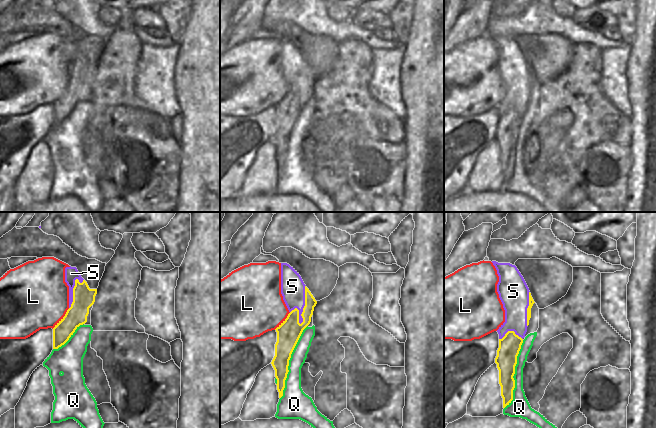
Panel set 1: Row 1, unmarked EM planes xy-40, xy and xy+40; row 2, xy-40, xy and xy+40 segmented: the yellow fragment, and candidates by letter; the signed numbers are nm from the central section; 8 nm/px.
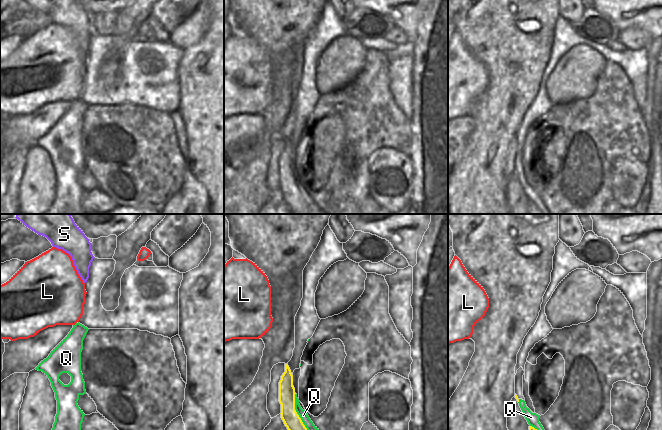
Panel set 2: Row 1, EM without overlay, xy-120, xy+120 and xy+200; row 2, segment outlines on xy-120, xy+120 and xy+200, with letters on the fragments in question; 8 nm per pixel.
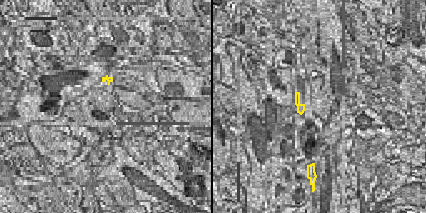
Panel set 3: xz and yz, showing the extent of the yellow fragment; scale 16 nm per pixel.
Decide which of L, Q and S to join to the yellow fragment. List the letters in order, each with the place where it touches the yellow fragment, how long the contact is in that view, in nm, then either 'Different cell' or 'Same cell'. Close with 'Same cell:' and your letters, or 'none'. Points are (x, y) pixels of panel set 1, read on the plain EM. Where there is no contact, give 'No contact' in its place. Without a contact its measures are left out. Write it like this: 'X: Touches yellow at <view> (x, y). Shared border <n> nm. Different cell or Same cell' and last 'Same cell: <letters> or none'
L: Touches yellow at xy-40 (63, 94). Shared border 220 nm. Different cell
Q: Touches yellow at xy (288, 138). Shared border 650 nm. Different cell
S: Touches yellow at xy (305, 81). Shared border 320 nm. Different cell
Same cell: none.

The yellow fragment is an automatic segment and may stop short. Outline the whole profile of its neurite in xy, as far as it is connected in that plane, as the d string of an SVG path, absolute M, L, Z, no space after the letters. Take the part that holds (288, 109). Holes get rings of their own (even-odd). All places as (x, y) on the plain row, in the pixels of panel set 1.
M305 62L305 82L301 90L303 98L299 99L299 86L295 84L292 86L287 94L275 105L277 108L277 118L275 120L275 132L271 138L277 155L277 166L279 174L283 172L285 164L285 156L289 148L289 136L291 130L303 108L303 106L310 100L313 91L314 83L317 77Z

